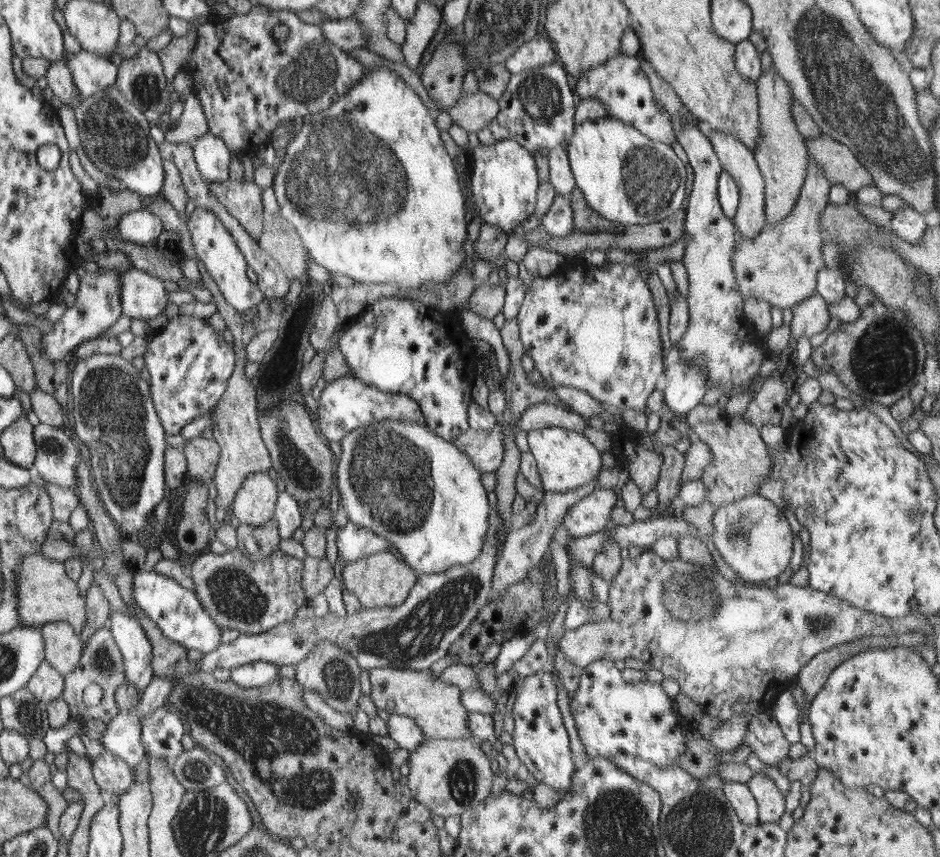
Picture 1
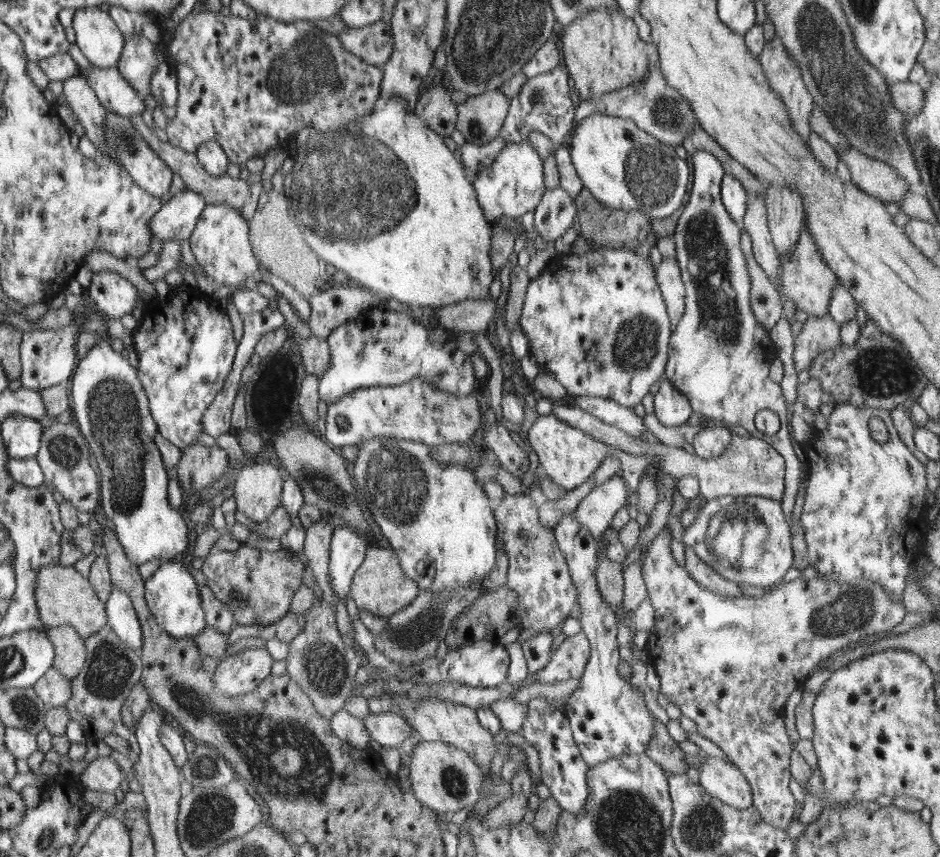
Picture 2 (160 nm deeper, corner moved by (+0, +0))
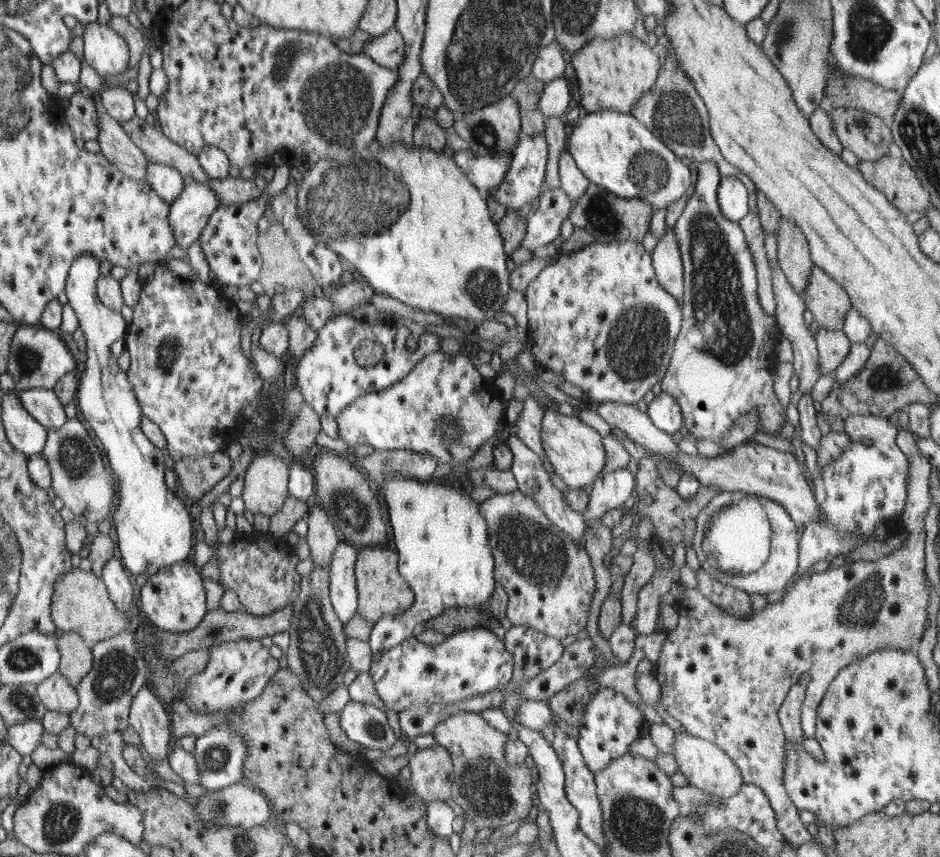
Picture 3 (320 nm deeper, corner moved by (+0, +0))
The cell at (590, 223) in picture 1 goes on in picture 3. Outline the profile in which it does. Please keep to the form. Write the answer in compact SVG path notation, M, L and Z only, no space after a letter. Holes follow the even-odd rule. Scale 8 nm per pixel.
M589 183L584 196L574 203L569 218L574 228L583 228L595 238L596 242L642 242L644 236L650 232L653 213L653 206L645 200L620 198L597 184Z

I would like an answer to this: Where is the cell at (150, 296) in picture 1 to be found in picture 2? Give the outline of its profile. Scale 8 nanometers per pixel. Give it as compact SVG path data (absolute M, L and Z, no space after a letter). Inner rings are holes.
M111 271L93 273L87 294L97 304L97 308L108 317L119 319L124 314L132 314L136 304L136 288L122 276Z

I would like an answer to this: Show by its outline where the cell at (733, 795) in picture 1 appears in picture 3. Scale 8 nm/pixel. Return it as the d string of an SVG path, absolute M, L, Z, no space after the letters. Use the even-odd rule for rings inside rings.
M688 731L675 734L674 758L678 764L678 770L686 776L693 787L704 789L706 792L719 796L721 799L729 799L739 791L744 784L739 768L732 759L712 741L698 738Z

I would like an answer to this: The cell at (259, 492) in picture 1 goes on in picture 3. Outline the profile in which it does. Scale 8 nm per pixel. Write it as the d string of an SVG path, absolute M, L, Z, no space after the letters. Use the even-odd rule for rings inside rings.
M257 453L249 464L241 494L246 513L277 515L289 499L288 466L276 455Z

